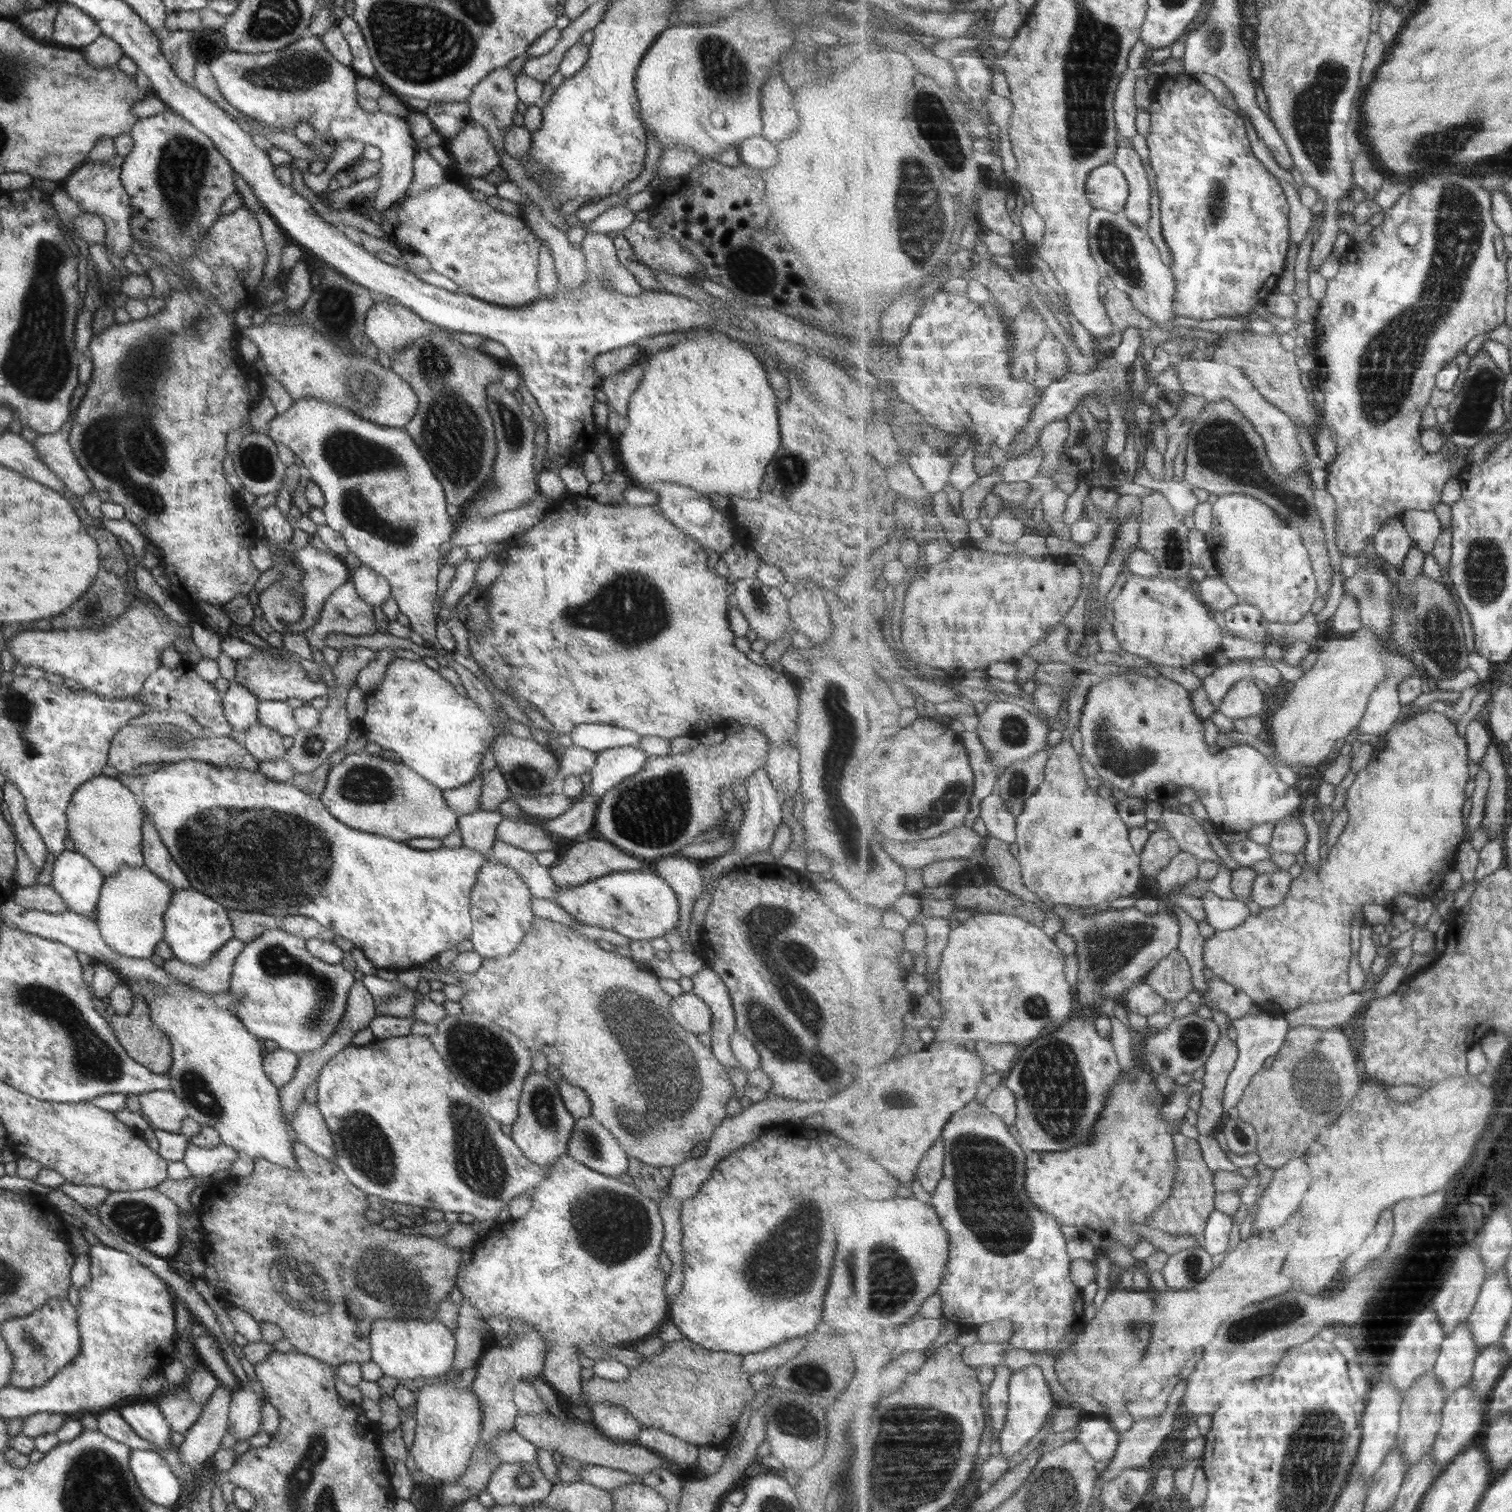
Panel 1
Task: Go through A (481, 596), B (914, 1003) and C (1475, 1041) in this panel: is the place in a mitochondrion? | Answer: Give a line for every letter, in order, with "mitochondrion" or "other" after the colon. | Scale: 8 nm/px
A: other
B: other
C: other

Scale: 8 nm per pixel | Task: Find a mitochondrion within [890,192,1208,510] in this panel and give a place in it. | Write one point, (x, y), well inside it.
(1116, 249)

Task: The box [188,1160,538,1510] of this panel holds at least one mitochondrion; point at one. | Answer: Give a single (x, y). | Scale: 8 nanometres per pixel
(381, 1274)

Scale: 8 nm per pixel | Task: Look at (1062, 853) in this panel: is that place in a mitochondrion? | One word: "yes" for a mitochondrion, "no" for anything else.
no

